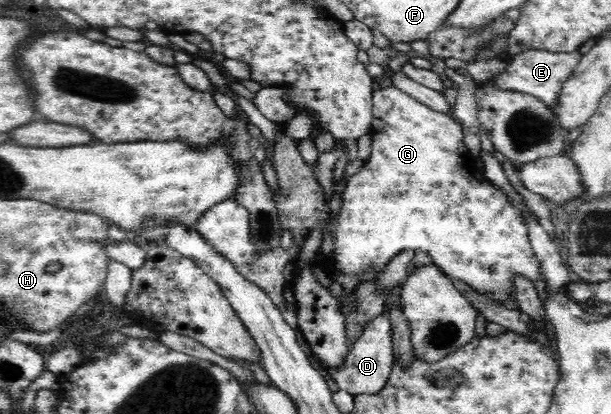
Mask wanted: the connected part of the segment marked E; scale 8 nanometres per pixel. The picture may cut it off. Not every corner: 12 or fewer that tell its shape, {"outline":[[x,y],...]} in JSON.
{"outline":[[541,48],[510,55],[497,89],[554,108],[583,54]]}

